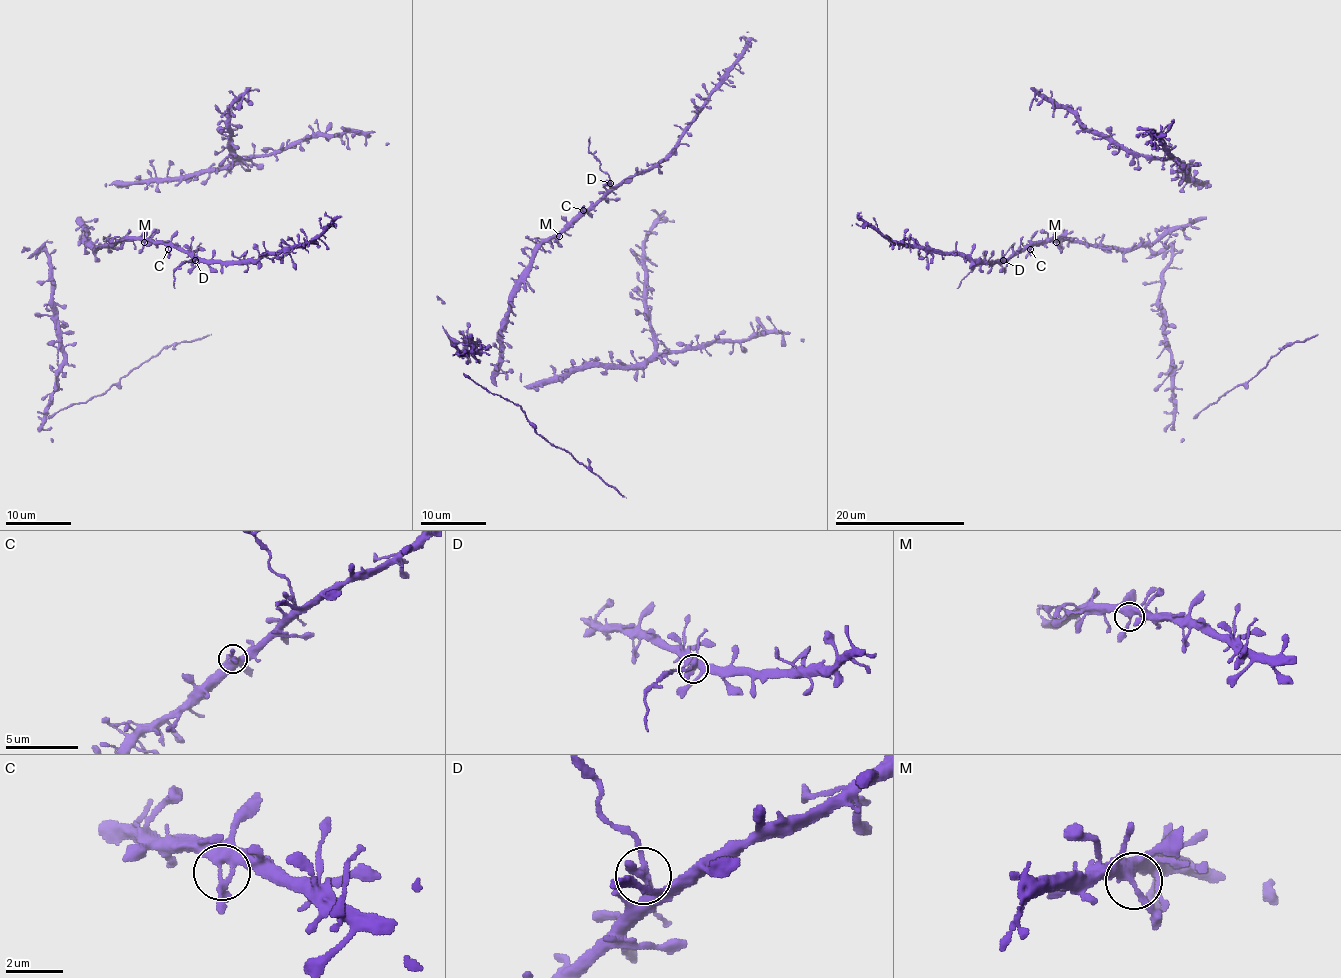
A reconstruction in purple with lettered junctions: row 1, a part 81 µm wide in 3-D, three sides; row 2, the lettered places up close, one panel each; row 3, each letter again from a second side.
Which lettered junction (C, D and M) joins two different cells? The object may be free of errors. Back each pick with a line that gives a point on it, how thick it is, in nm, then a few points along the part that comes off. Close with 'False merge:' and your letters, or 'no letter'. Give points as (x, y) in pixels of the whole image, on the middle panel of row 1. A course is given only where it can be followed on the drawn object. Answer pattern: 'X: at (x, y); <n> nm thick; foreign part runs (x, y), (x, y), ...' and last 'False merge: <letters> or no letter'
D: at (610, 183); 280 nm thick; foreign part runs (609, 183), (609, 177), (588, 149), (590, 136)
False merge: D

